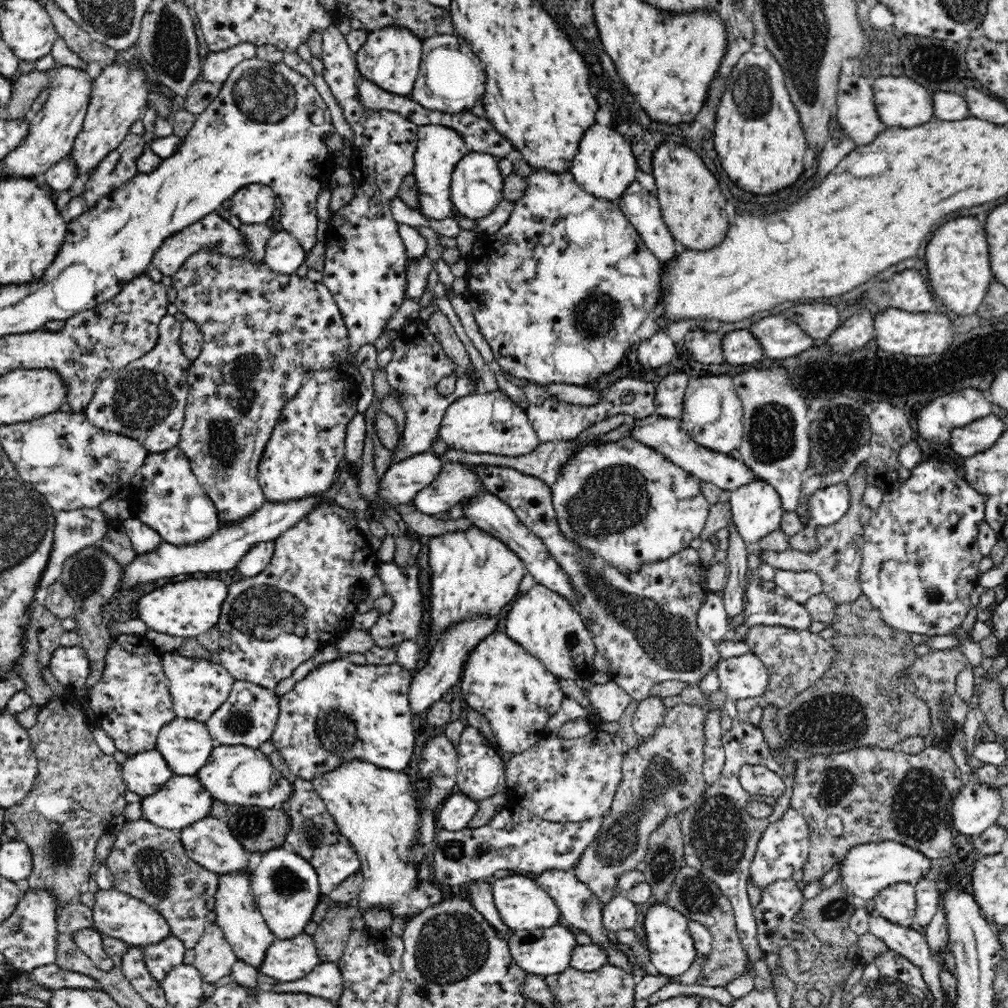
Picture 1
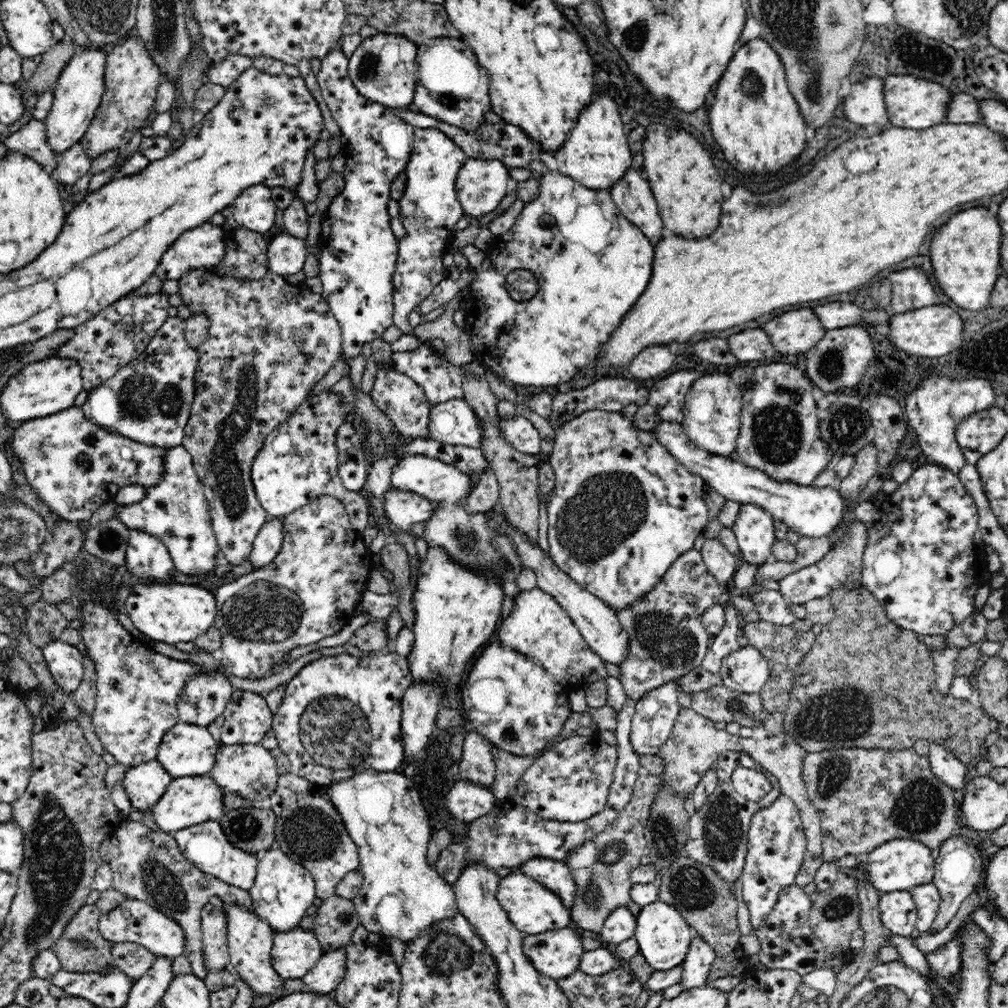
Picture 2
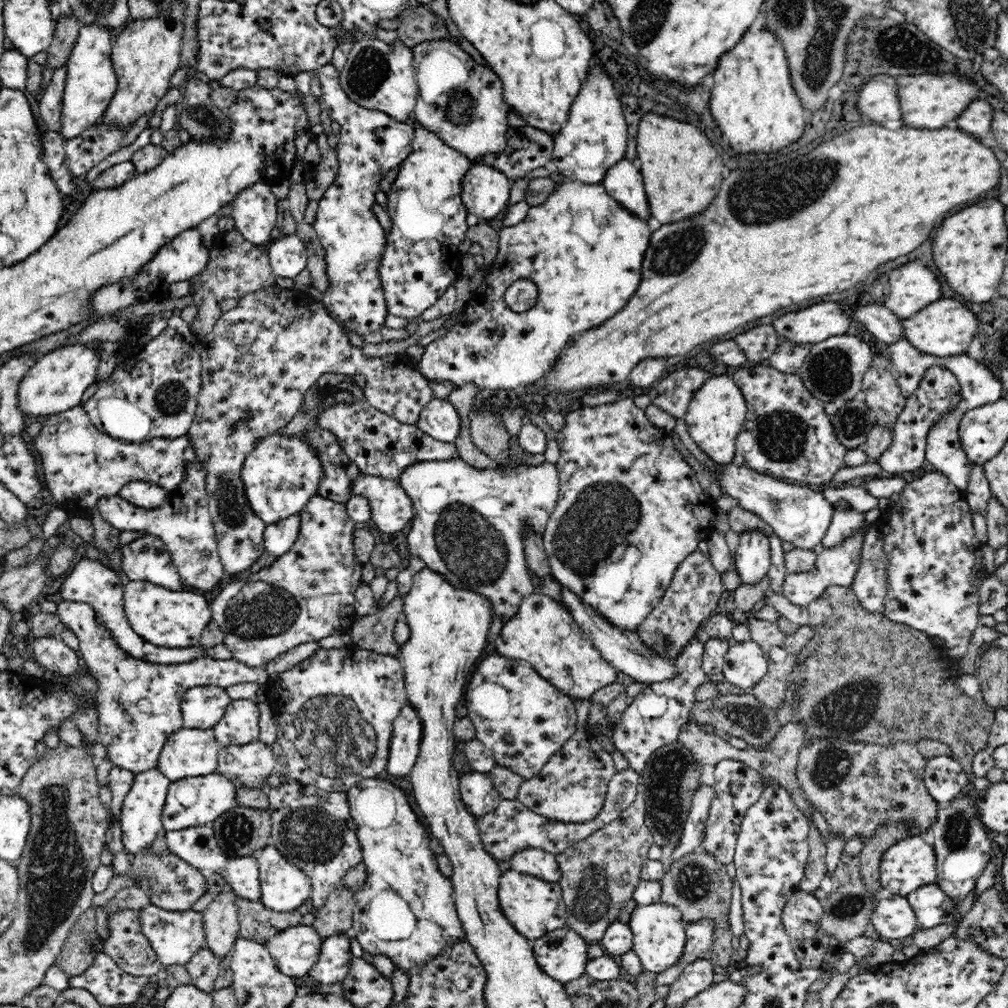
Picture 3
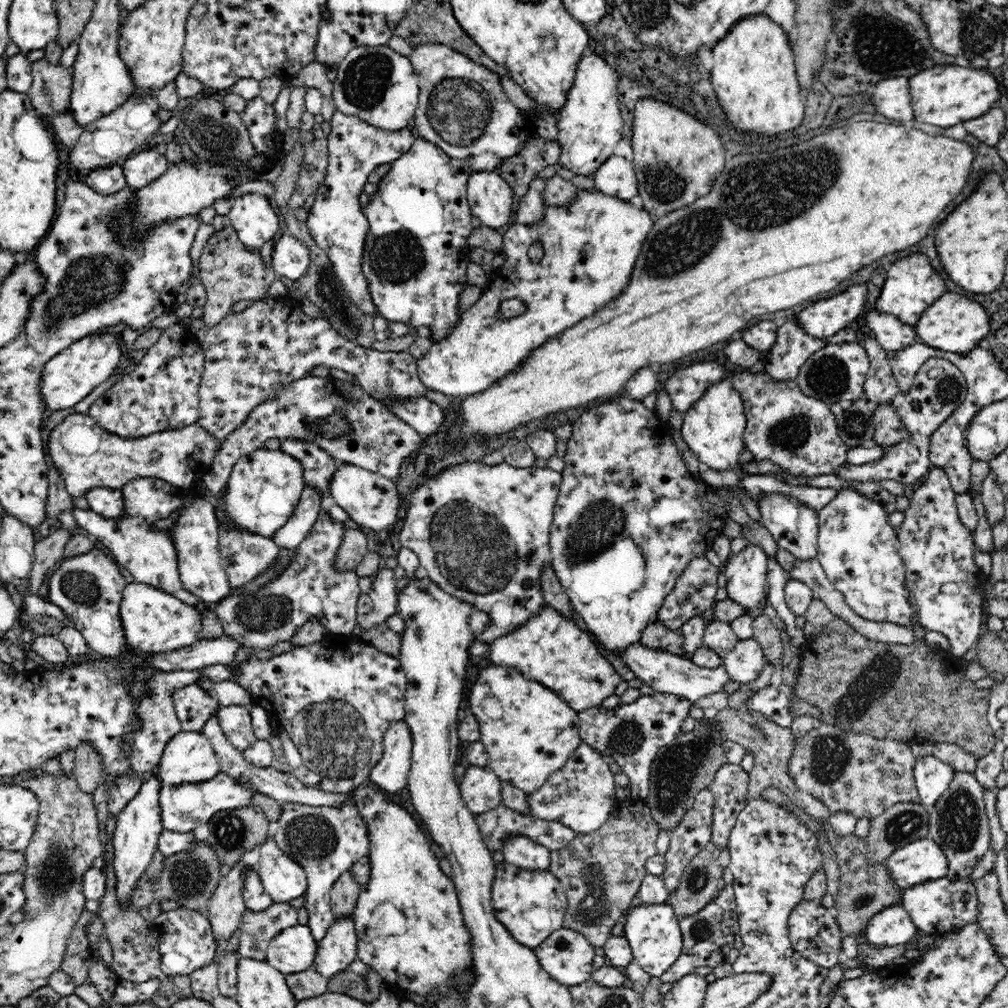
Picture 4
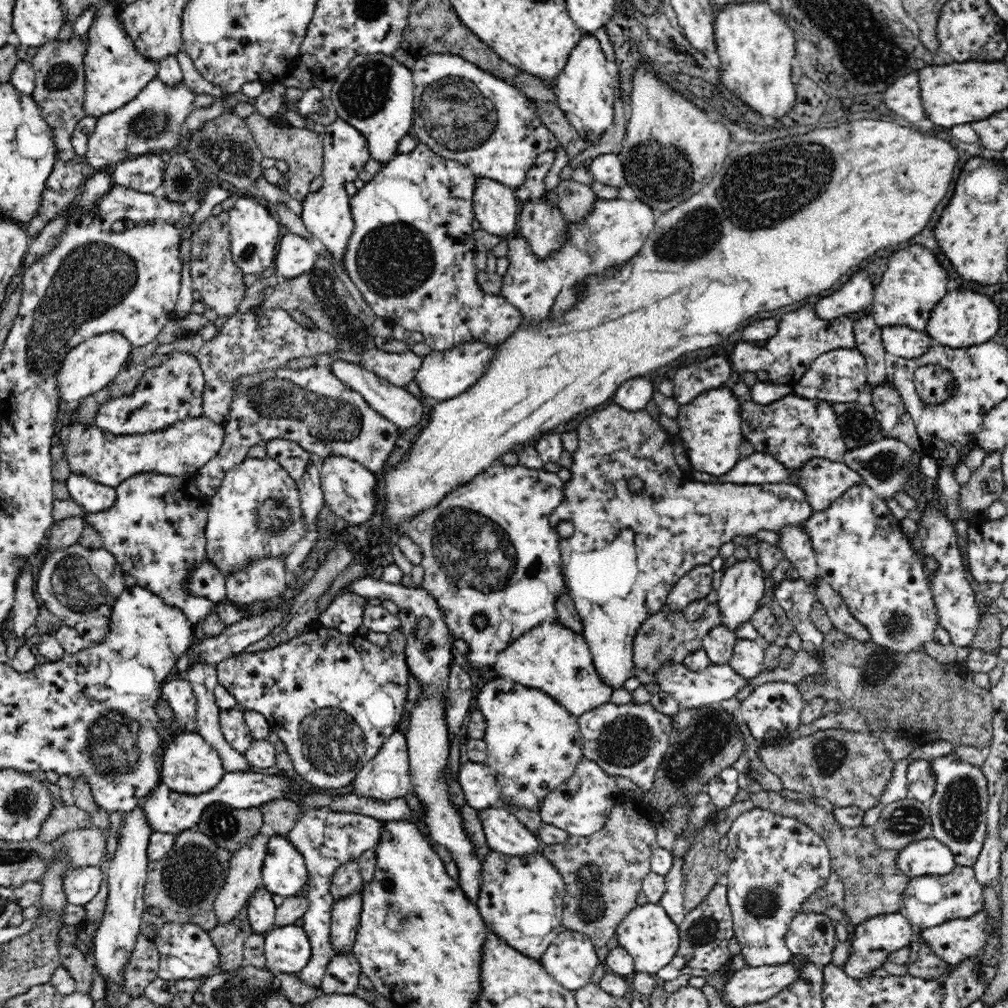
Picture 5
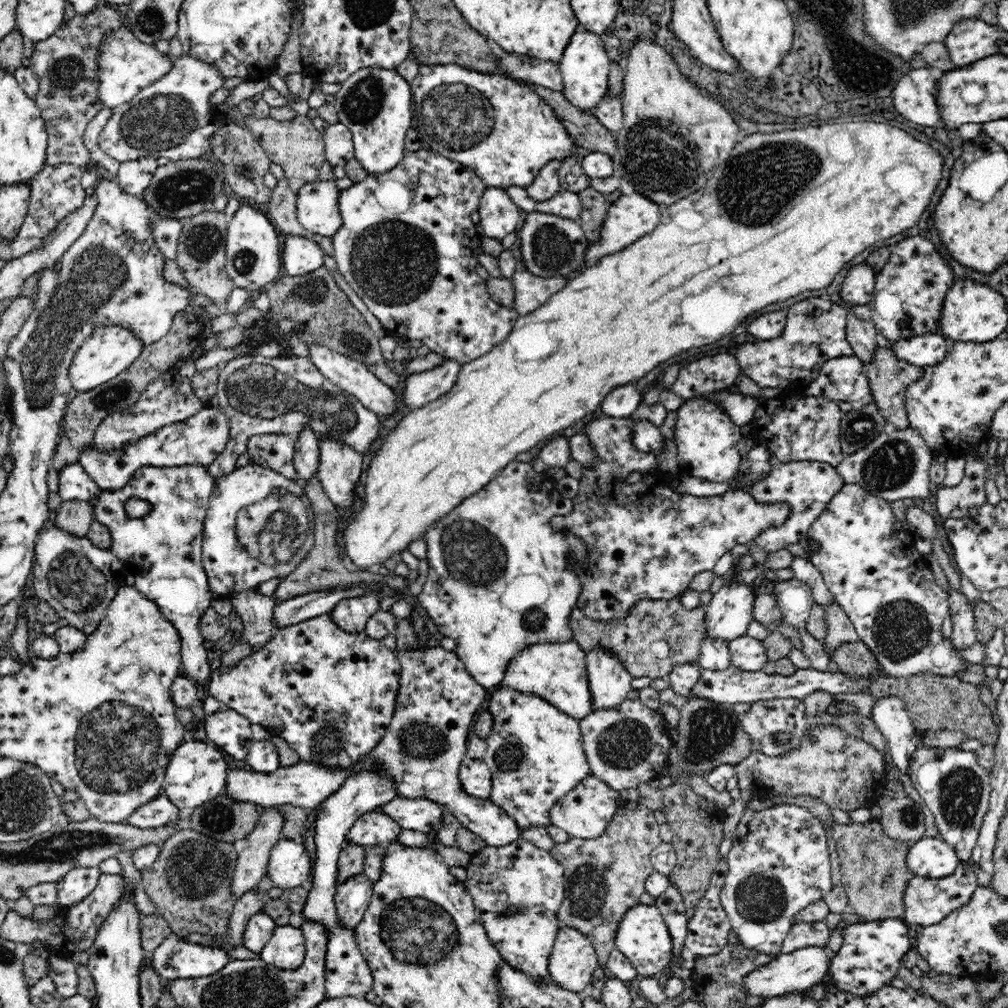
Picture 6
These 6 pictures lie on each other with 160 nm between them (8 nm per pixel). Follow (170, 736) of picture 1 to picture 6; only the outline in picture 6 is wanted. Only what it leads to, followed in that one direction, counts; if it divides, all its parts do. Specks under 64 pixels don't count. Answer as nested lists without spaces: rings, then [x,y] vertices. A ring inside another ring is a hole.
[[[187,739],[182,746],[172,753],[165,772],[164,794],[179,809],[196,808],[206,801],[223,794],[227,785],[229,769],[224,760],[225,753],[218,748],[208,746],[203,741]]]

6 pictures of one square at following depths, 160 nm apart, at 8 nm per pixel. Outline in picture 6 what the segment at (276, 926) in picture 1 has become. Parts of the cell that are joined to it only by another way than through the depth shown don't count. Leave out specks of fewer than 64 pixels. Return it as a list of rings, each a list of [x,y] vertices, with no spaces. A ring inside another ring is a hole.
[[[286,839],[280,840],[278,844],[272,848],[267,866],[267,874],[275,886],[279,886],[283,889],[300,887],[304,880],[310,878],[312,870],[312,862],[310,862],[310,856],[304,844],[297,844],[292,839]]]

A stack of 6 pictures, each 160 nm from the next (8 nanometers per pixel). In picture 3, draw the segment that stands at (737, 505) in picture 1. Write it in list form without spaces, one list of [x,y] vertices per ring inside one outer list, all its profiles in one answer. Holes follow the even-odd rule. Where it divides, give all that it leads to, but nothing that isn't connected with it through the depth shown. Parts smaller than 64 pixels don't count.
[[[760,531],[740,535],[738,548],[734,552],[733,567],[740,577],[740,585],[755,585],[767,576],[770,568],[770,541]]]

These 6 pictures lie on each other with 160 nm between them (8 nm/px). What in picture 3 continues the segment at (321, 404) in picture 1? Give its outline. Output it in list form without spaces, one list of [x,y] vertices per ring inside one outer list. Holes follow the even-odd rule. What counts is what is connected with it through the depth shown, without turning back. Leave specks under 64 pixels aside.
[[[266,435],[252,448],[240,468],[240,479],[244,483],[248,503],[266,526],[301,512],[316,495],[318,480],[322,476],[322,463],[318,461],[318,455],[300,435]]]

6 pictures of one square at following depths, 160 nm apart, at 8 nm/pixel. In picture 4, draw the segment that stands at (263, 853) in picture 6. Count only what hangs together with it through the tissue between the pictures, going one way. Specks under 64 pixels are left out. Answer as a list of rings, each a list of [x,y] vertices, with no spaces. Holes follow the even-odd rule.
[[[242,860],[236,862],[223,872],[216,890],[210,897],[206,917],[217,941],[228,940],[240,927],[245,911],[243,899],[245,874],[252,870],[253,867]]]

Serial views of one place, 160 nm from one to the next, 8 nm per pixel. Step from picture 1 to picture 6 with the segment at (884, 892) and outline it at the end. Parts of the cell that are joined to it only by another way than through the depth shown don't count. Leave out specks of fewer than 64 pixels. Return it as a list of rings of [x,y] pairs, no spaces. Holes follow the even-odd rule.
[[[901,918],[860,921],[848,925],[842,933],[842,946],[835,952],[829,966],[831,980],[800,991],[804,997],[814,999],[818,1005],[825,995],[826,987],[829,989],[834,986],[856,997],[867,997],[881,988],[892,986],[892,979],[898,978],[897,972],[903,966],[902,957],[913,948],[910,942],[912,928]]]

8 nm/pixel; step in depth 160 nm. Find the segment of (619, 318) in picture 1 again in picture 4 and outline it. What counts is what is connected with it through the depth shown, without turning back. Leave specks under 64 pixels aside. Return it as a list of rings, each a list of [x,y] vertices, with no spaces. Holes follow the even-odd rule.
[[[580,189],[571,205],[546,207],[545,214],[544,220],[536,226],[524,226],[516,222],[510,226],[503,235],[500,251],[506,262],[500,272],[492,272],[488,290],[483,291],[482,298],[463,312],[458,326],[450,336],[433,343],[432,348],[417,360],[418,376],[427,389],[442,392],[448,397],[470,397],[486,390],[506,374],[516,371],[535,348],[542,346],[548,338],[558,336],[566,328],[574,326],[586,316],[592,316],[598,308],[620,296],[630,280],[634,260],[640,255],[640,248],[643,248],[653,228],[651,215],[644,207],[635,207],[627,200],[598,190]],[[536,242],[544,248],[543,258],[538,263],[528,255],[530,246]],[[512,298],[524,303],[526,310],[520,316],[505,321],[496,318],[500,303]]]

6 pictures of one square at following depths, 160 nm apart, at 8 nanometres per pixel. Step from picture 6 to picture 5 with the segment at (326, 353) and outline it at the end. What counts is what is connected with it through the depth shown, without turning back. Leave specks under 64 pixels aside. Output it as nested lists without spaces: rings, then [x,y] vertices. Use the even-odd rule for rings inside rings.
[[[336,360],[332,362],[329,369],[342,383],[360,393],[366,403],[370,405],[370,408],[378,411],[380,415],[393,422],[397,427],[401,429],[410,428],[410,426],[420,424],[420,420],[424,418],[424,406],[422,406],[418,397],[414,397],[403,387],[396,386],[389,380],[376,376],[371,370],[364,369],[364,366],[344,362],[344,360]]]

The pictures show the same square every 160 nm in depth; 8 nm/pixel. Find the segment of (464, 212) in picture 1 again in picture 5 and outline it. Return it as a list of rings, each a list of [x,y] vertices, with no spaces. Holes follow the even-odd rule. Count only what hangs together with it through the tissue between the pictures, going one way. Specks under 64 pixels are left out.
[[[479,178],[474,189],[475,220],[494,236],[511,237],[518,226],[520,208],[515,191],[505,184]]]

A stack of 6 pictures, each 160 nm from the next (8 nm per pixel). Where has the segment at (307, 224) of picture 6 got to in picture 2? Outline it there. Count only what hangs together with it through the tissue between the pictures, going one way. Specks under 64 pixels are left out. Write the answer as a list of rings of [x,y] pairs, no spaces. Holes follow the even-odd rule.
[[[340,48],[329,52],[321,60],[321,69],[317,74],[317,81],[330,113],[338,124],[341,134],[346,136],[347,145],[344,150],[345,164],[341,170],[344,179],[344,188],[332,198],[330,206],[324,212],[321,222],[321,234],[318,239],[320,248],[320,280],[322,281],[322,297],[329,302],[331,312],[334,313],[338,324],[341,326],[344,357],[346,360],[336,364],[324,378],[317,382],[310,390],[308,397],[318,396],[320,393],[330,391],[338,380],[349,376],[349,362],[361,354],[361,349],[366,342],[382,336],[382,332],[393,324],[393,272],[398,257],[399,239],[392,233],[390,227],[391,217],[388,214],[388,200],[390,200],[390,184],[394,176],[404,171],[414,142],[415,127],[400,118],[395,112],[384,105],[374,103],[358,93],[350,77],[348,77],[348,57]]]

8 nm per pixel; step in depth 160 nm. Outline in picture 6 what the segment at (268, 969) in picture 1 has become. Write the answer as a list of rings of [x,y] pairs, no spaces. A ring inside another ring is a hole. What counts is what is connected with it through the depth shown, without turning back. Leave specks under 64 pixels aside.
[[[276,926],[270,940],[259,954],[264,963],[286,970],[302,966],[305,954],[305,938],[301,927]]]

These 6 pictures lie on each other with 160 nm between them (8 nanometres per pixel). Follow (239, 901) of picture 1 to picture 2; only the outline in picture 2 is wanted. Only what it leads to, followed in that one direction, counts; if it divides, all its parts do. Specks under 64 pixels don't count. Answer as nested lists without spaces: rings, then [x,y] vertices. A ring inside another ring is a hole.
[[[238,905],[224,906],[228,919],[227,943],[229,946],[229,973],[246,982],[256,995],[274,996],[278,1000],[284,996],[284,979],[276,973],[273,967],[271,950],[273,949],[273,936],[275,930],[265,919],[260,919],[252,911],[246,911]]]

